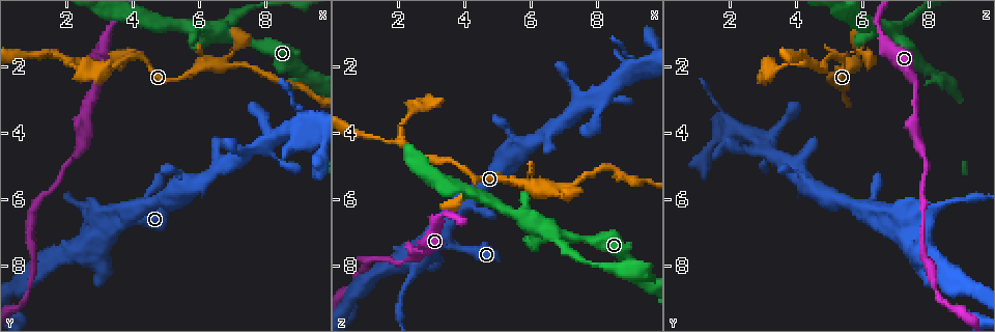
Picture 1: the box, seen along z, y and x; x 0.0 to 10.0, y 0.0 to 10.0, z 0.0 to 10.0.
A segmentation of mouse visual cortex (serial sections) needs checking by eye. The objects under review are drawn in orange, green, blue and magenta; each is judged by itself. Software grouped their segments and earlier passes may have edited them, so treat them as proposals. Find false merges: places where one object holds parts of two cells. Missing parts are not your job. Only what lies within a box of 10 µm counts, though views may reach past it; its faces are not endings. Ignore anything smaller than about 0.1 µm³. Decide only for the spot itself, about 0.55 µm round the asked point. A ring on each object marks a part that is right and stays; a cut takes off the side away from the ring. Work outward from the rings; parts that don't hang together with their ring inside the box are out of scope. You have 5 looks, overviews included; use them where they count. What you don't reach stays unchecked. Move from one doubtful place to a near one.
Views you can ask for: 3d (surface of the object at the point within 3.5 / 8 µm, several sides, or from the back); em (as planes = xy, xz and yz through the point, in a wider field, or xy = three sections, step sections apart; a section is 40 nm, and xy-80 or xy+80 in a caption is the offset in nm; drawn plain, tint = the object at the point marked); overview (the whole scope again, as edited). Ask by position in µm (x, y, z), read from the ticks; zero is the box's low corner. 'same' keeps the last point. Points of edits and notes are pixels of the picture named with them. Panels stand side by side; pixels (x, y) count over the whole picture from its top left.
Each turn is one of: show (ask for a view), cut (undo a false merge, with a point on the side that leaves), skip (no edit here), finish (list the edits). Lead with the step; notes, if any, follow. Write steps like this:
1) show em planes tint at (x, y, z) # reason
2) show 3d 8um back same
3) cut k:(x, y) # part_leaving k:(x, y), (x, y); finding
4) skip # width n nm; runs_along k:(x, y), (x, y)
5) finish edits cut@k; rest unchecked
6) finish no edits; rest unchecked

show 3d 8um at (5.85, 2.10, 5.55) # thick turns thin

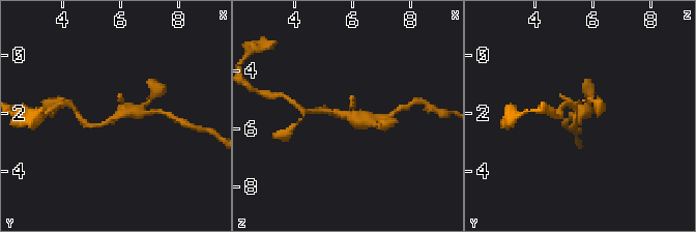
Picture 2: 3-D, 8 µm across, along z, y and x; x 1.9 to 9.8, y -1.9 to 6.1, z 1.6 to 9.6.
show 3d 3.5um same # zoom in

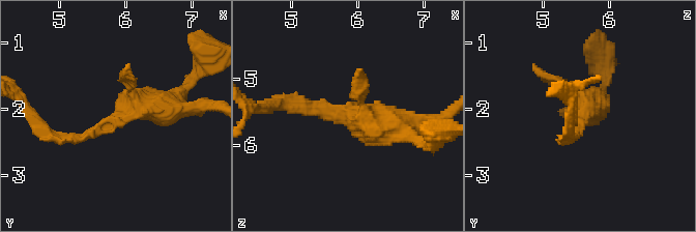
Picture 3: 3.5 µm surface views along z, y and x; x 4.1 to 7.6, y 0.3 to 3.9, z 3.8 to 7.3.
show em xy step 2 tint at (5.85, 2.15, 5.55) # need the tissue

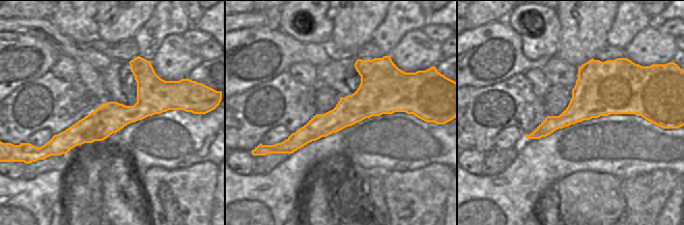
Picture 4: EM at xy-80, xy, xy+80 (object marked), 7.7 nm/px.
skip # runs_along 4:(409, 108), (362, 104), (280, 146); one cell here

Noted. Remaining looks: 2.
show 3d 3.5um at (6.80, 1.05, 7.00) # two arms in line, one across

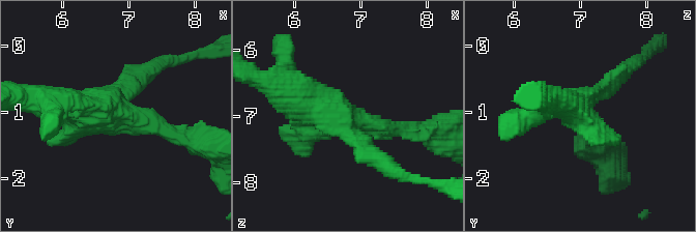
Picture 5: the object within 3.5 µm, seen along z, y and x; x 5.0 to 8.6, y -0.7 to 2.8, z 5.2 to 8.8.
show em planes tint at (6.85, 1.00, 7.00) # shape alone is not enough

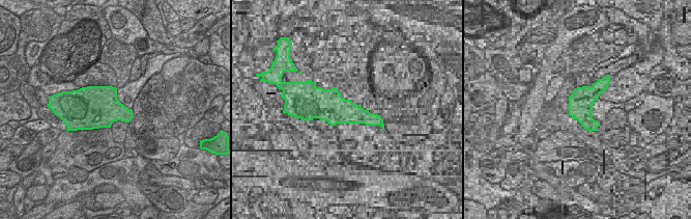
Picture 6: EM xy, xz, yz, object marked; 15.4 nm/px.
skip # runs_along 5:(410, 133), (306, 107), (287, 95); continuous, no second cell

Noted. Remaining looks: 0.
finish no edits; rest unchecked

